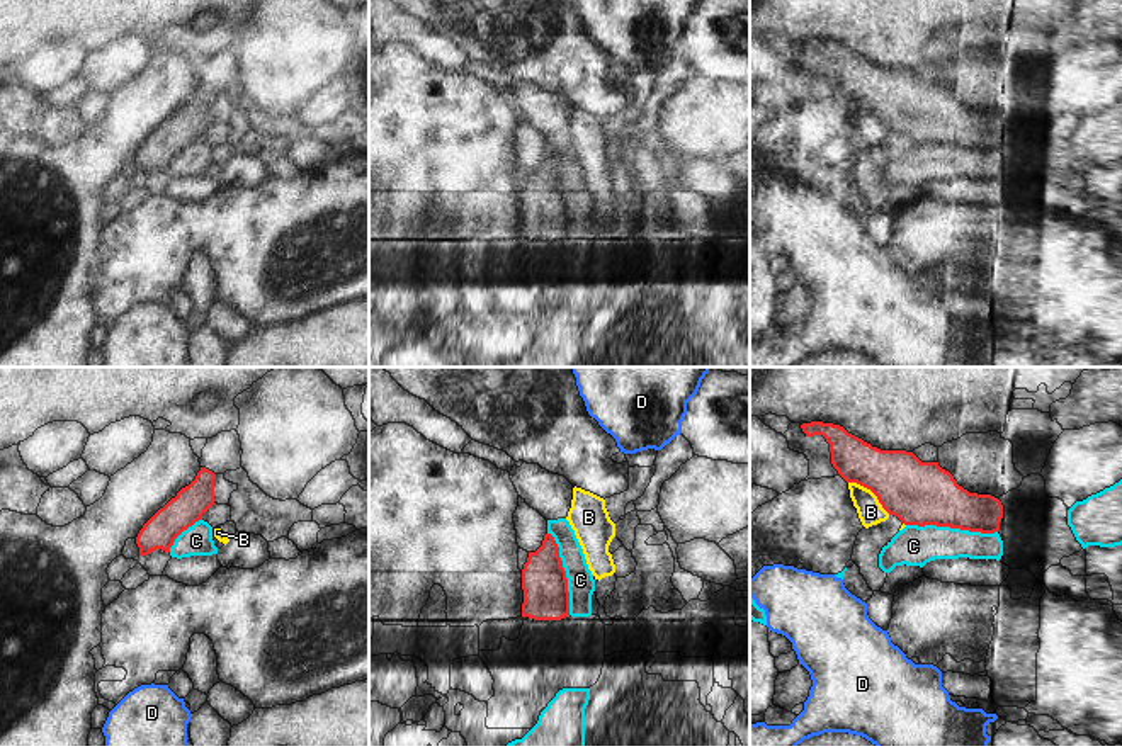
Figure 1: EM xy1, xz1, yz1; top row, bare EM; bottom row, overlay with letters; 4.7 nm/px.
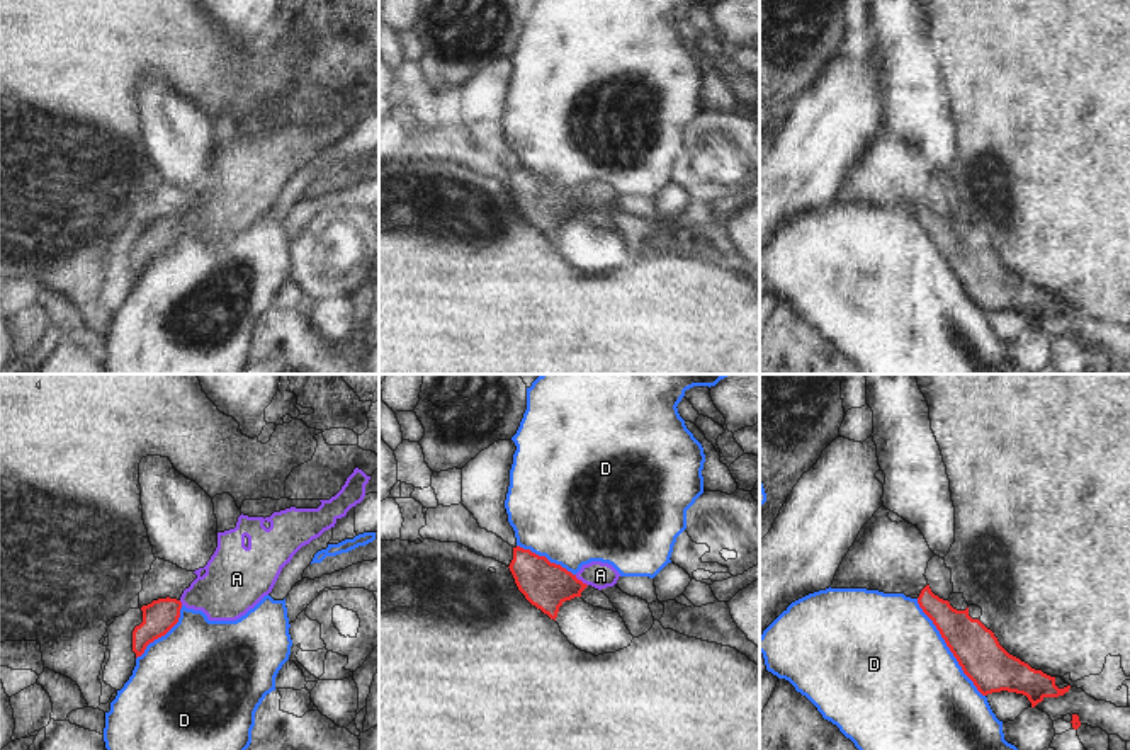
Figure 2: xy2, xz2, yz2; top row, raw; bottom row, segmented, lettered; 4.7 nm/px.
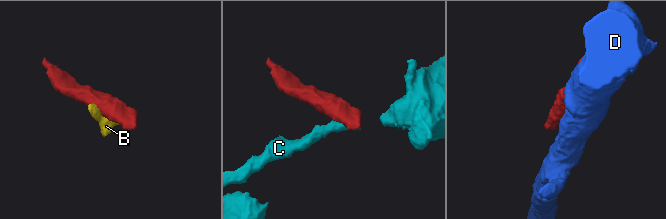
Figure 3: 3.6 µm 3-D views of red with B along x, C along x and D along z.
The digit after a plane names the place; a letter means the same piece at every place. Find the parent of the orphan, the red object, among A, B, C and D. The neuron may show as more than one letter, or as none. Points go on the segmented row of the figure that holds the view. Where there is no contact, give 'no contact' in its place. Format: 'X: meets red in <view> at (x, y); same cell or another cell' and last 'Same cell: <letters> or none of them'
A: meets red in xz2 at (580, 580); same cell
B: meets red in yz1 at (871, 490); another cell
C: meets red in yz1 at (952, 527); another cell
D: meets red in yz2 at (949, 647); another cell
Same cell: A

